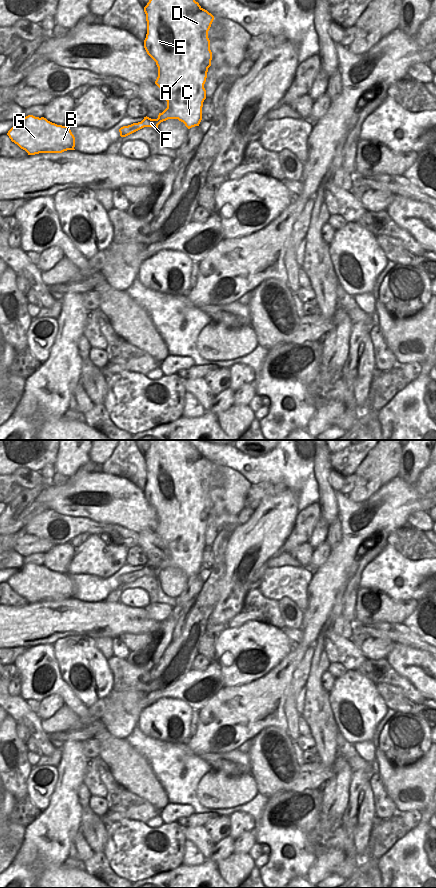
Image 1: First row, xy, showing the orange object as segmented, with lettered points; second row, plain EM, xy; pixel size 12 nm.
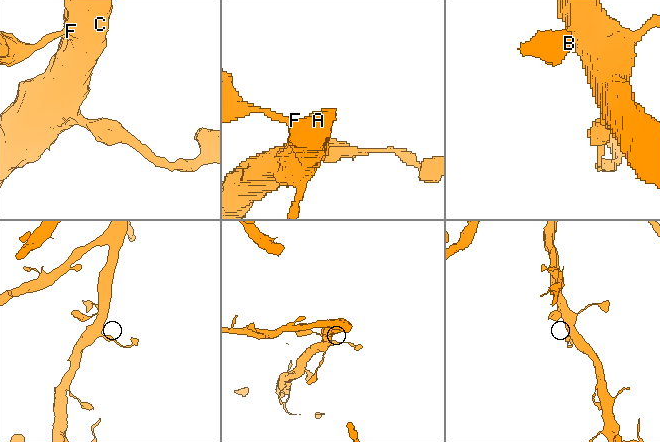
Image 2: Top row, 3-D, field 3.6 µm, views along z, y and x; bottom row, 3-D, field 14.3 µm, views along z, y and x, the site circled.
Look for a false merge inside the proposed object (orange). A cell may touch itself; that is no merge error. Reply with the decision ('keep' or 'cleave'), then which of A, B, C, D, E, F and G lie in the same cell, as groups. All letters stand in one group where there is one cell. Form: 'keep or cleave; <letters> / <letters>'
keep; A B C D E F G

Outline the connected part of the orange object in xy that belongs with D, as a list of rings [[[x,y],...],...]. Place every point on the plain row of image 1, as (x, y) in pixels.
[[[188,440],[148,441],[150,448],[144,455],[147,469],[144,496],[158,515],[155,532],[166,544],[167,556],[159,561],[157,567],[146,564],[141,570],[121,575],[119,577],[121,585],[126,585],[144,575],[157,577],[161,570],[168,567],[178,567],[188,577],[199,574],[203,550],[206,547],[204,532],[212,508],[208,479],[214,464],[203,457]]]

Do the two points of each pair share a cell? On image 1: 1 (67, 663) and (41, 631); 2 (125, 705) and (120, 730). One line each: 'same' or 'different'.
1: different
2: same

